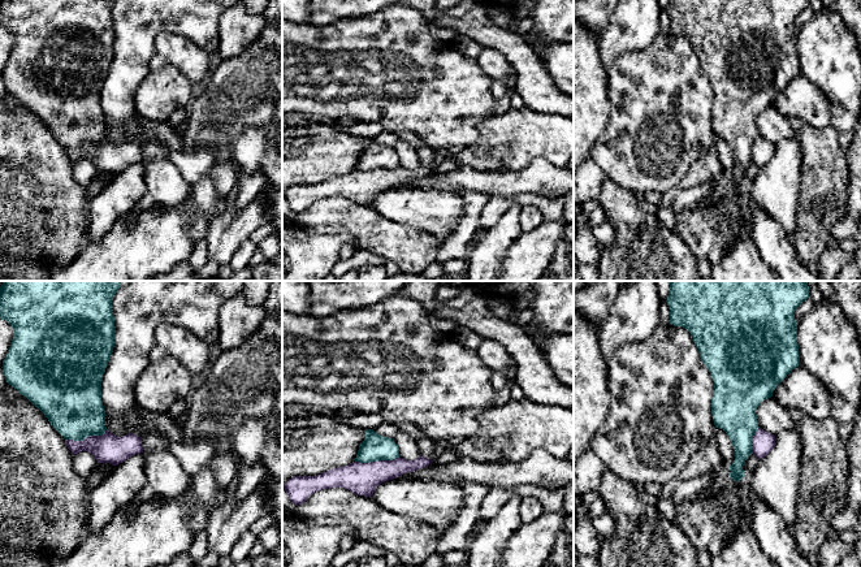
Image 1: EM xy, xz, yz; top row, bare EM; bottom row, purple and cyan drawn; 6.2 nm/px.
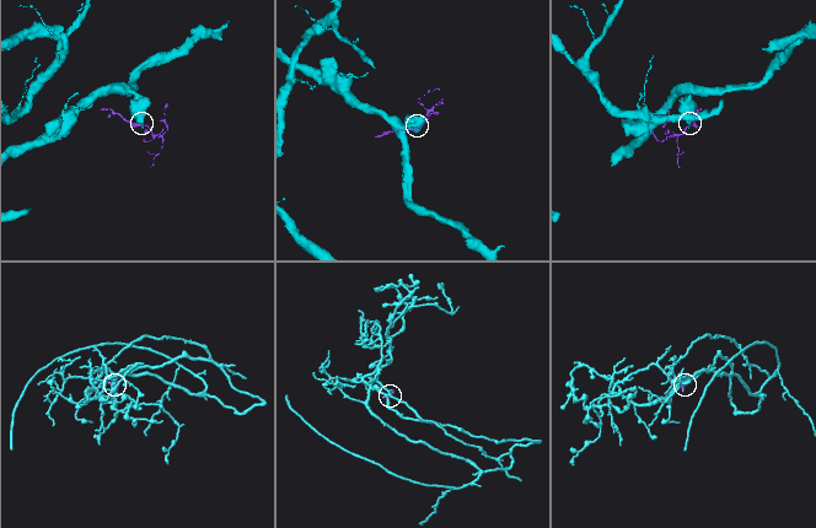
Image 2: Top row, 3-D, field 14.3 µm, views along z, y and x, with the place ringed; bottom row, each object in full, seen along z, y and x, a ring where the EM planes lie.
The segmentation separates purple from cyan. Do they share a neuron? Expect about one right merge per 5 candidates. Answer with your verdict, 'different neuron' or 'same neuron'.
different neuron

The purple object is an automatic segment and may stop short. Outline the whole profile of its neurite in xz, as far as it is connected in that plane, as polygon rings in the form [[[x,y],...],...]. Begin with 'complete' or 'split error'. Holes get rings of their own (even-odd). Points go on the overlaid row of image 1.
complete; [[[421,455],[415,460],[406,460],[399,456],[394,460],[354,462],[317,476],[291,477],[284,489],[295,506],[303,505],[316,492],[332,488],[343,488],[358,495],[372,497],[380,484],[403,473],[425,468],[432,462],[432,459]]]

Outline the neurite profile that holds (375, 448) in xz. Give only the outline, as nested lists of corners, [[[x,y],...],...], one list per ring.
[[[367,429],[364,433],[365,438],[359,446],[355,462],[394,460],[401,456],[399,447],[393,438],[382,437],[373,429]]]

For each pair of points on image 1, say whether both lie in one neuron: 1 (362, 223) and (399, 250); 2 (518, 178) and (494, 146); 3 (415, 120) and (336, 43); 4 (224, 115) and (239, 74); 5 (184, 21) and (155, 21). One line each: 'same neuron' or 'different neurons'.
1: same neuron
2: different neurons
3: same neuron
4: same neuron
5: same neuron

